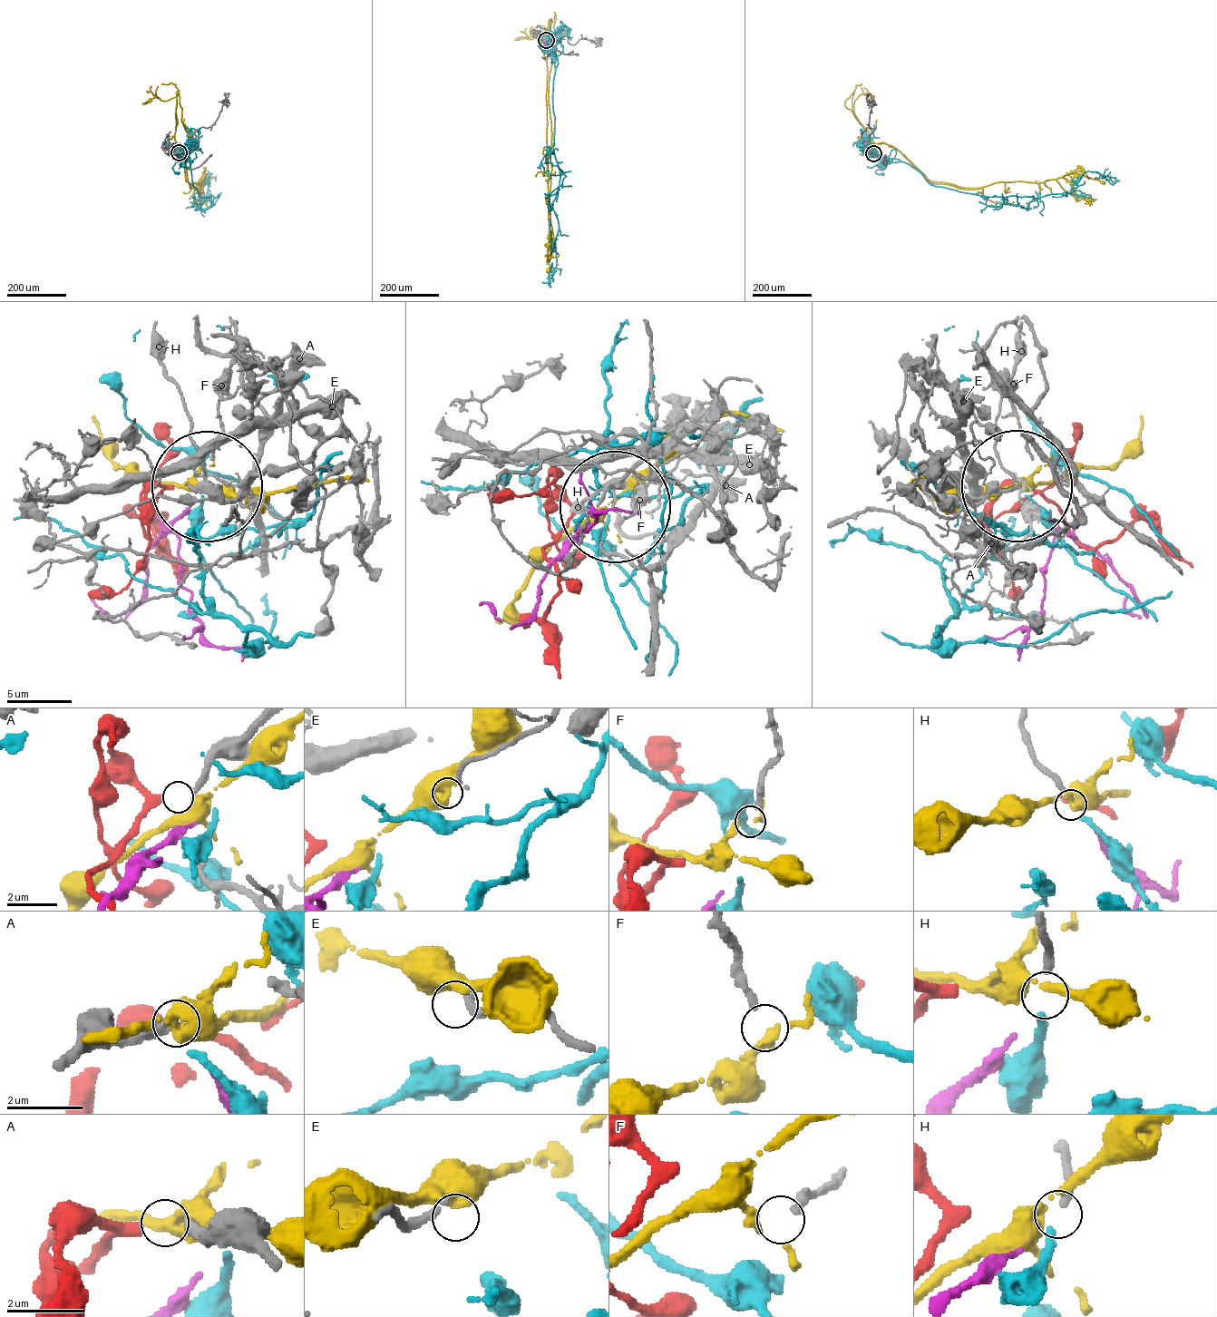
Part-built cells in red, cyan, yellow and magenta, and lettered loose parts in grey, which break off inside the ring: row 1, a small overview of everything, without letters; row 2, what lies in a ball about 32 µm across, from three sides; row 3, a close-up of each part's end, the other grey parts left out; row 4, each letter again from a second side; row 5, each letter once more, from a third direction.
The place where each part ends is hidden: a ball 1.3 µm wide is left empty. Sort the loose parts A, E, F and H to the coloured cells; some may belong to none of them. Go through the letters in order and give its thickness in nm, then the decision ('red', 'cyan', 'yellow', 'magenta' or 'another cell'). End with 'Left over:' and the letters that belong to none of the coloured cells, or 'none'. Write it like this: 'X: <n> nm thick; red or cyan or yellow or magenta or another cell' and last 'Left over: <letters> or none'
A: 240 nm thick; red
E: 200 nm thick; another cell
F: 240 nm thick; yellow
H: 200 nm thick; cyan
Left over: E

